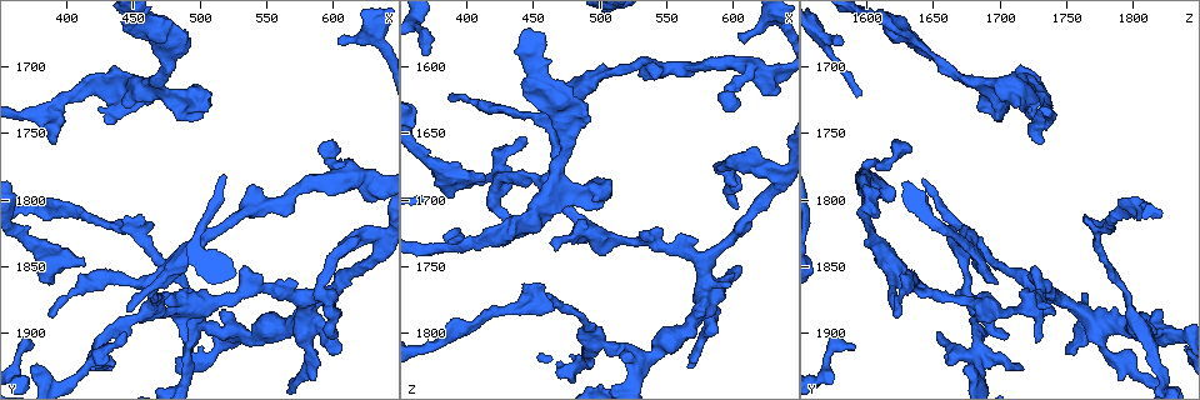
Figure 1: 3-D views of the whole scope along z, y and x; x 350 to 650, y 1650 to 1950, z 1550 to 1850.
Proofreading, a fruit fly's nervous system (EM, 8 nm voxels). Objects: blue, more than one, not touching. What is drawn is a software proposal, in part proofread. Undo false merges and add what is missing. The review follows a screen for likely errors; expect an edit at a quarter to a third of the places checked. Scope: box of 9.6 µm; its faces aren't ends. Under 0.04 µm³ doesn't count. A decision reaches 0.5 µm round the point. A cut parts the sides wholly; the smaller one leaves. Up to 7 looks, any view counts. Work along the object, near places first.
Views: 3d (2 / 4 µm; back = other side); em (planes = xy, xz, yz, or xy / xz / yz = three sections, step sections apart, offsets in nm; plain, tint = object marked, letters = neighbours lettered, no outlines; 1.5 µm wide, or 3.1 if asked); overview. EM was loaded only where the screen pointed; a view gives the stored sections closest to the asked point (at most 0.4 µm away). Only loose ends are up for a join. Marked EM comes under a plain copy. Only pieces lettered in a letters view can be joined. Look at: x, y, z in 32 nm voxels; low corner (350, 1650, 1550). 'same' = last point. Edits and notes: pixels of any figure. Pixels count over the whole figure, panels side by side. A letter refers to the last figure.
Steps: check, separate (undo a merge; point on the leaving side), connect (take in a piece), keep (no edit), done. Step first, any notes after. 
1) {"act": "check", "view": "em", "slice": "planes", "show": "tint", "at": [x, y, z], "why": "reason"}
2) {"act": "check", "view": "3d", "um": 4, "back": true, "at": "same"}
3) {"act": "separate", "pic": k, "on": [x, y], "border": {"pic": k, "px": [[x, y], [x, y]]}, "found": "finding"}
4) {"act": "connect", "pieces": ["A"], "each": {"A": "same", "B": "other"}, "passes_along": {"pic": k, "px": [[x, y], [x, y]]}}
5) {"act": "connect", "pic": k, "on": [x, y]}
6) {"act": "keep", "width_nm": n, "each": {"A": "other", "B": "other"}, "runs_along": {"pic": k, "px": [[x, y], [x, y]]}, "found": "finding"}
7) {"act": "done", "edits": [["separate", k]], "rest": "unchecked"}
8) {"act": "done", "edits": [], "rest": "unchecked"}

{"act": "check", "view": "3d", "um": 2, "at": [392, 1758, 1732], "why": "free end"}

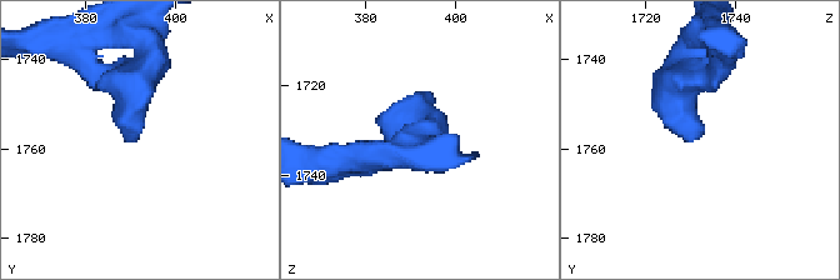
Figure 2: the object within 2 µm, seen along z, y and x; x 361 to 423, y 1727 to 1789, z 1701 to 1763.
{"act": "check", "view": "em", "slice": "planes", "show": "letters", "at": [392, 1758, 1732], "why": "shape alone is not enough"}

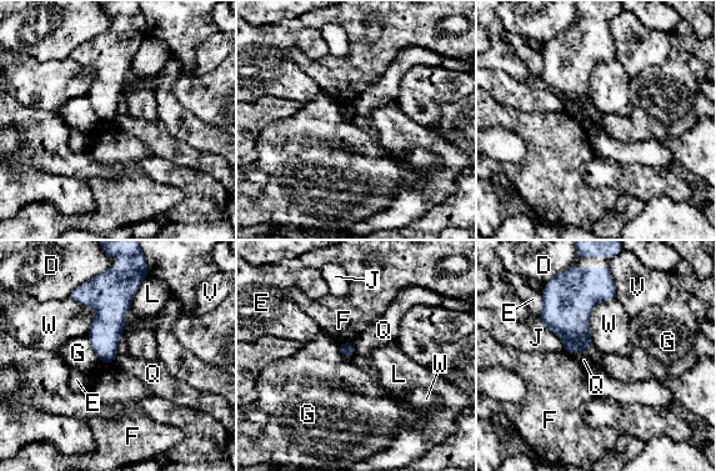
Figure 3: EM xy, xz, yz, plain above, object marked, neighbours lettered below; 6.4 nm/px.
{"act": "keep", "longest_contact_nm": ["W", 340], "each": {"D": "other", "E": "other", "F": "other", "G": "other", "J": "other", "L": "other", "Q": "other", "V": "other", "W": "other"}, "found": "no lettered piece goes on from it"}

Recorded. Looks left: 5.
{"act": "check", "view": "3d", "um": 4, "at": [386, 1866, 1700], "why": "branch stops here"}

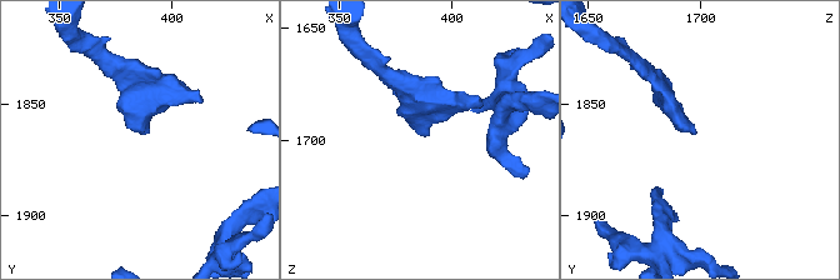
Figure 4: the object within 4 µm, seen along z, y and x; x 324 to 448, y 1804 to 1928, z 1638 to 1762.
{"act": "check", "view": "em", "slice": "planes", "show": "letters", "at": [388, 1865, 1698]}

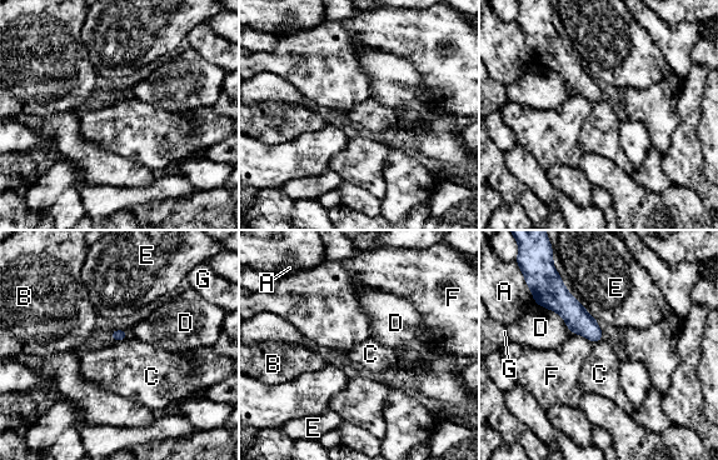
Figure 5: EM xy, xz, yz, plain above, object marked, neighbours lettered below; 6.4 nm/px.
{"act": "keep", "each": {"A": "other", "B": "other", "C": "other", "D": "other", "E": "other", "F": "other", "G": "other"}, "runs_along": {"pic": 5, "px": [[543, 301], [562, 301], [599, 335]]}, "found": "no lettered piece goes on from it"}

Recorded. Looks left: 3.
{"act": "check", "view": "3d", "um": 4, "at": [500, 1892, 1804], "why": "a fork"}

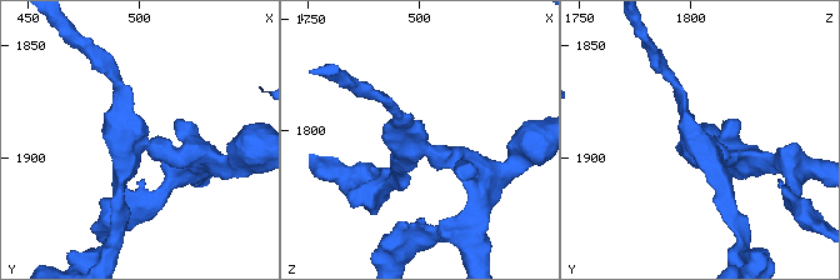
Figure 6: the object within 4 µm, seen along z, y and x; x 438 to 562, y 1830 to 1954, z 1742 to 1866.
{"act": "check", "view": "em", "slice": "xy", "step": 4, "show": "tint", "at": [502, 1891, 1805], "arms": 3, "arm_widths_nm": [190, 220, 340], "why": "now the EM"}

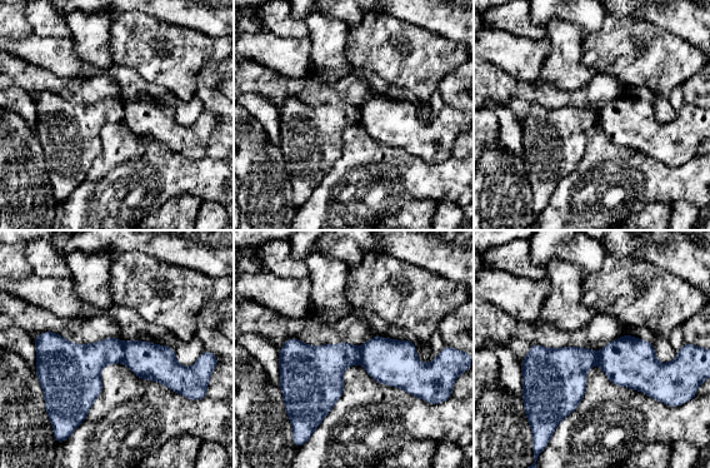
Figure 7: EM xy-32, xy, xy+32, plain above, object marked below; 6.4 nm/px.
{"act": "check", "view": "em", "slice": "planes", "show": "letters", "at": "same"}

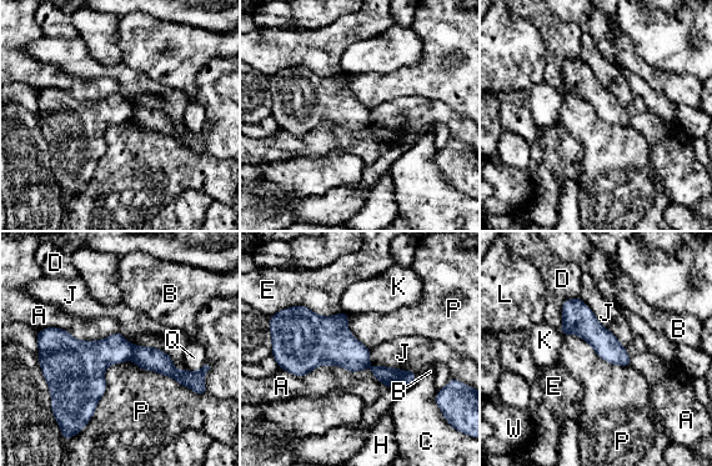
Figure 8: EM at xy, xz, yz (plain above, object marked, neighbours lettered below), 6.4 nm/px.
{"act": "separate", "pic": 8, "on": [95, 356], "each": {"A": "other", "B": "other", "C": "other", "D": "other", "E": "other", "H": "other", "J": "other", "K": "other", "L": "other", "P": "other", "Q": "other", "W": "other"}, "part_leaving": {"pic": 8, "px": [[567, 302], [626, 364]]}, "found": "two neurons meet here"}

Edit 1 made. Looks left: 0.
{"act": "done", "edits": [["separate", 8]], "rest": "unchecked"}

